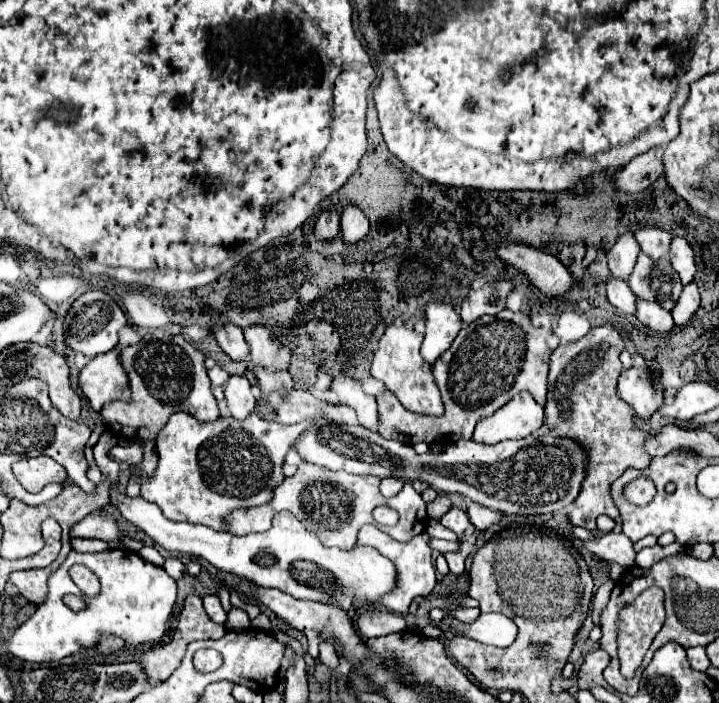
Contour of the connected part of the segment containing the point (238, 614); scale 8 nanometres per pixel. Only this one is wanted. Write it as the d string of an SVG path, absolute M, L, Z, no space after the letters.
M232 607L228 611L228 619L226 619L224 627L228 631L248 631L252 625L250 625L250 617L248 617L246 611L242 611L238 607Z

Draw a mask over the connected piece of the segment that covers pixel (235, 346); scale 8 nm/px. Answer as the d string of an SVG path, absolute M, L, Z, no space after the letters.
M212 325L210 331L214 333L218 345L224 349L226 355L230 355L230 359L240 359L242 355L246 355L250 349L244 341L244 335L242 335L242 329L240 327L234 327L234 325Z

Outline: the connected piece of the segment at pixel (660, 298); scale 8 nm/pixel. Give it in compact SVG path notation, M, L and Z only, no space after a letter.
M640 251L640 255L638 255L638 261L636 261L636 267L634 267L632 275L628 277L628 285L630 285L630 289L634 291L636 297L648 299L648 301L658 301L658 303L660 303L664 309L668 309L668 311L670 311L672 305L678 301L678 295L680 295L680 291L682 291L680 277L676 275L676 271L674 271L674 275L672 275L672 265L670 265L670 261L668 261L668 259L658 259L658 261L648 259L648 255L644 255L642 251Z

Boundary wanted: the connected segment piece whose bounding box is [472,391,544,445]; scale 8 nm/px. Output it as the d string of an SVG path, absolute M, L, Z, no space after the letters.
M528 391L514 395L496 413L478 421L472 439L482 443L500 443L506 439L524 439L544 425L544 407Z

